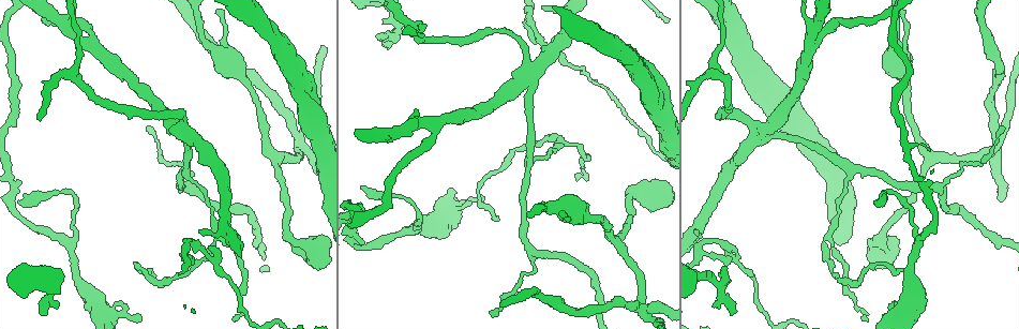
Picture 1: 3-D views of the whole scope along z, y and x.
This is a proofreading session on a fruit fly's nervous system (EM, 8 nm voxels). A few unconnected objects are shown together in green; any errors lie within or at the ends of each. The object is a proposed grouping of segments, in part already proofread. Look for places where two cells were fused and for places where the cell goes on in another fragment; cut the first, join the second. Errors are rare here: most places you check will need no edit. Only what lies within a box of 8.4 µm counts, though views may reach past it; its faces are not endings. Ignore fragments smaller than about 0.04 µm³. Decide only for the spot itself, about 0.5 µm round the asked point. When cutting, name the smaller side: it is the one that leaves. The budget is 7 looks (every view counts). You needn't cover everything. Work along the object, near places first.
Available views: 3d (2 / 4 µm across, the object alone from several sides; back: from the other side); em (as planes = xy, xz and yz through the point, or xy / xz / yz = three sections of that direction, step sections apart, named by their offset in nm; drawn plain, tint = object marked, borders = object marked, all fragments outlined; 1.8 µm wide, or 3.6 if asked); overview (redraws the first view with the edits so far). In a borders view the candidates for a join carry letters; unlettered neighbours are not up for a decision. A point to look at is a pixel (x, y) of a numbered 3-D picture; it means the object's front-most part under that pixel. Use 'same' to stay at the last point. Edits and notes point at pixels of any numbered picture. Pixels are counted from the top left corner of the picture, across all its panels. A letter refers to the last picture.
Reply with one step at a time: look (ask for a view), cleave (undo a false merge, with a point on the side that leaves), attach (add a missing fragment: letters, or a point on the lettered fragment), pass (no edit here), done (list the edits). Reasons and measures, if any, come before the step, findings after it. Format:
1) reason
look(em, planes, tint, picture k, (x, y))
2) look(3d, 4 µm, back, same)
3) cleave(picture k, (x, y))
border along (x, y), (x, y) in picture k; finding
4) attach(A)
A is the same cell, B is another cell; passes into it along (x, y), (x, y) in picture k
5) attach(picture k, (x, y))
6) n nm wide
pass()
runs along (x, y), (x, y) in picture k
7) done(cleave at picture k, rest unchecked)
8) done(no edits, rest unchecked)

an open end
look(em, planes, plain, picture 1, (724, 266))

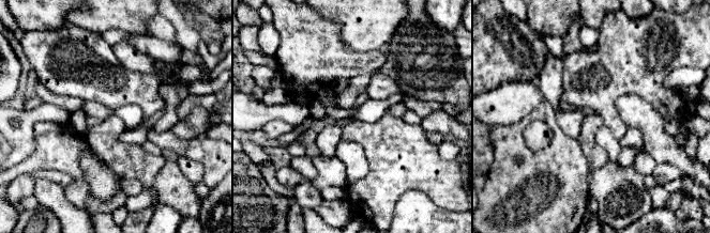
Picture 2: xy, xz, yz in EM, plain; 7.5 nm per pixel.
what lies round it
look(em, planes, borders, same)

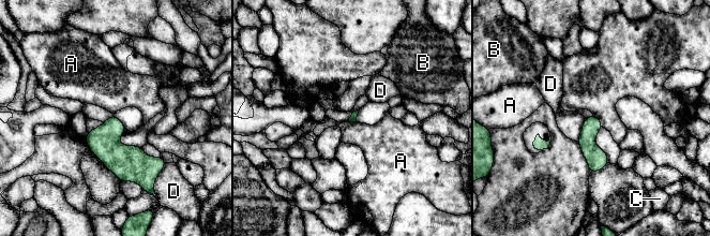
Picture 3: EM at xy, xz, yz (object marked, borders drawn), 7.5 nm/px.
D touches over 160 nm
pass()
A, B, C and D are other cells; runs along (593, 118), (590, 128), (592, 170) in picture 3; none of them fits

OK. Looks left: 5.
looks like a crossing
look(3d, 4 µm, back, picture 1, (184, 130))

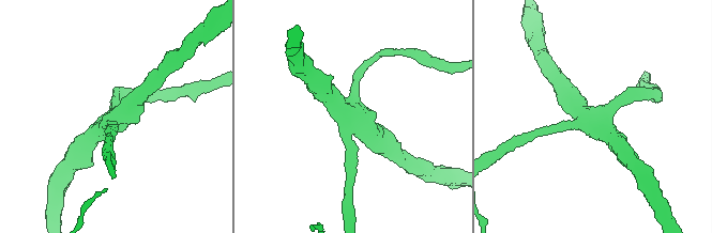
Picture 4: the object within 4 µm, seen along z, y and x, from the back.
4 arms
look(em, planes, tint, picture 4, (582, 116))

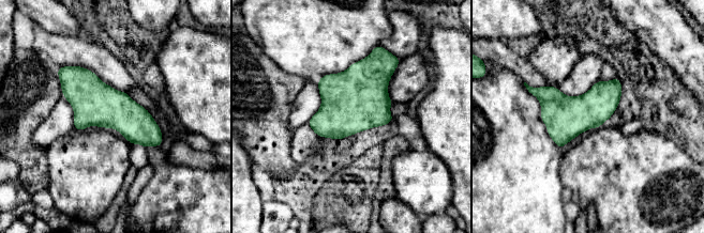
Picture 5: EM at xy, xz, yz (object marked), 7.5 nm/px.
what lies round it
look(em, planes, borders, same)

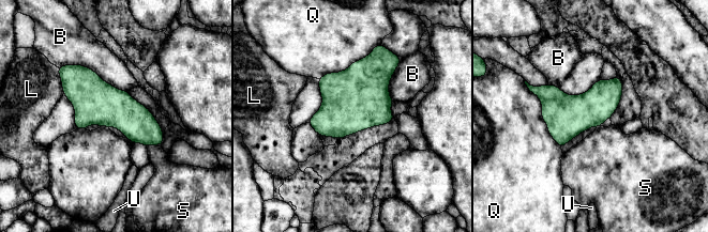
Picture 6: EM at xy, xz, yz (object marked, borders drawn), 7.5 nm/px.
pass()
B, L, Q, S and U are other cells; runs along (63, 73), (160, 141) in picture 6; continuous, no second cell

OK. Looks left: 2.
abrupt turn
look(em, planes, borders, picture 1, (933, 186))

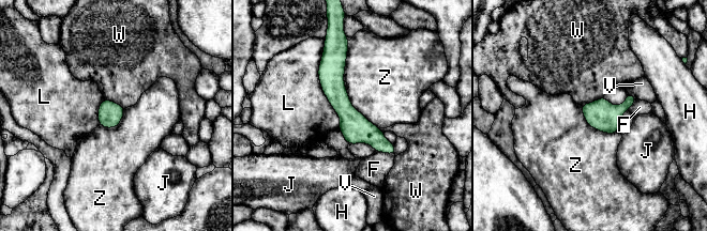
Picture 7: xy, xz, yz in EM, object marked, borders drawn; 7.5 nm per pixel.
180 nm wide
pass()
F, H, J, L, V, W and Z are other cells; border along (348, 41), (345, 90), (378, 127) in picture 7; all the same cell

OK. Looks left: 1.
done(no edits, rest unchecked)

